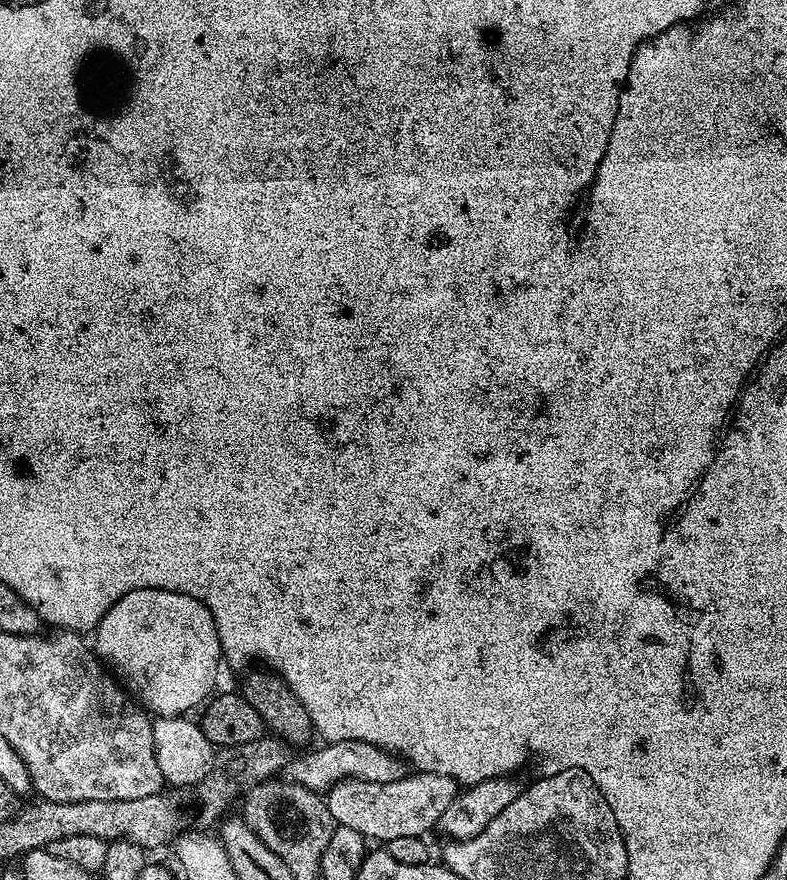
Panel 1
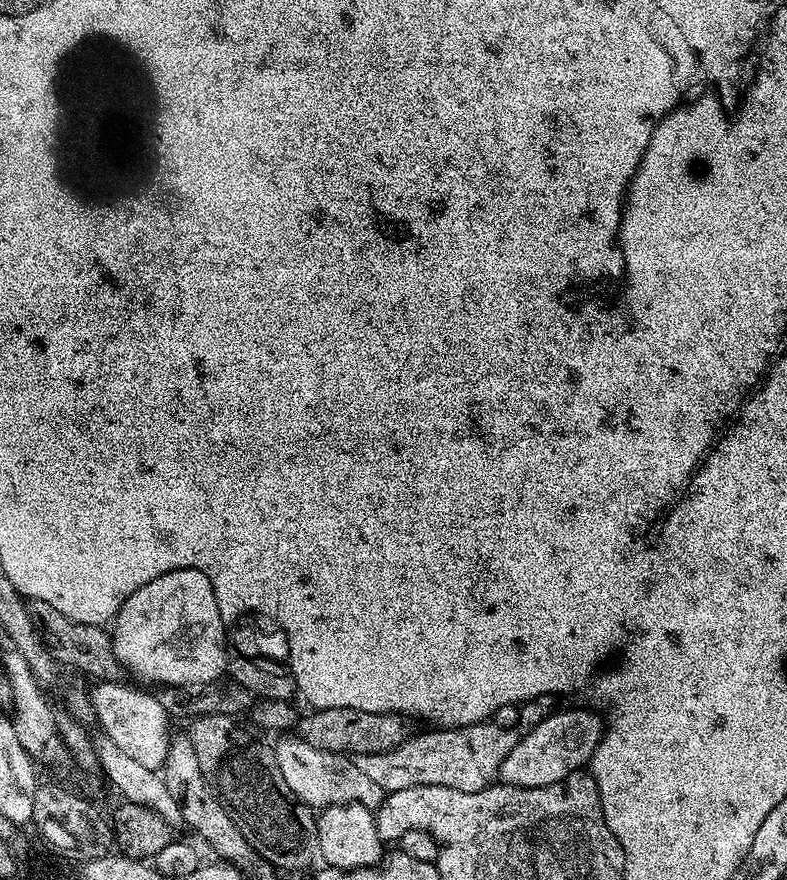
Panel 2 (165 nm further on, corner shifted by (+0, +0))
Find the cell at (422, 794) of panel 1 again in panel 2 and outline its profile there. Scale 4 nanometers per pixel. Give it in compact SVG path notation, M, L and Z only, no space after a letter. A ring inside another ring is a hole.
M284 734L275 741L276 765L286 778L286 786L313 810L323 810L335 804L361 804L373 810L379 809L385 798L385 790L366 778L362 770L345 753L327 752L310 746L295 734Z

